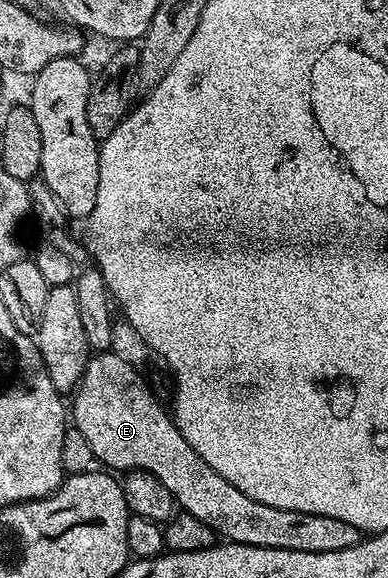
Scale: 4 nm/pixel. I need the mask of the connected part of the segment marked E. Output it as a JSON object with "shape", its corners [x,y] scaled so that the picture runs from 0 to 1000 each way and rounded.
{"shape":[[[255,607],[227,616],[224,633],[214,652],[204,659],[204,671],[191,675],[193,696],[180,696],[178,721],[188,739],[219,753],[229,773],[240,773],[240,787],[258,806],[286,815],[317,811],[335,815],[361,811],[394,820],[441,853],[454,875],[469,886],[518,898],[567,931],[608,943],[660,943],[696,950],[732,950],[735,953],[796,953],[799,957],[835,957],[838,953],[889,953],[889,946],[910,946],[930,934],[930,917],[899,912],[881,898],[858,898],[858,891],[807,891],[796,884],[735,884],[724,877],[693,877],[683,870],[662,870],[642,863],[601,836],[570,829],[497,773],[466,753],[451,737],[443,716],[420,709],[420,701],[389,682],[379,659],[299,607]]]}

